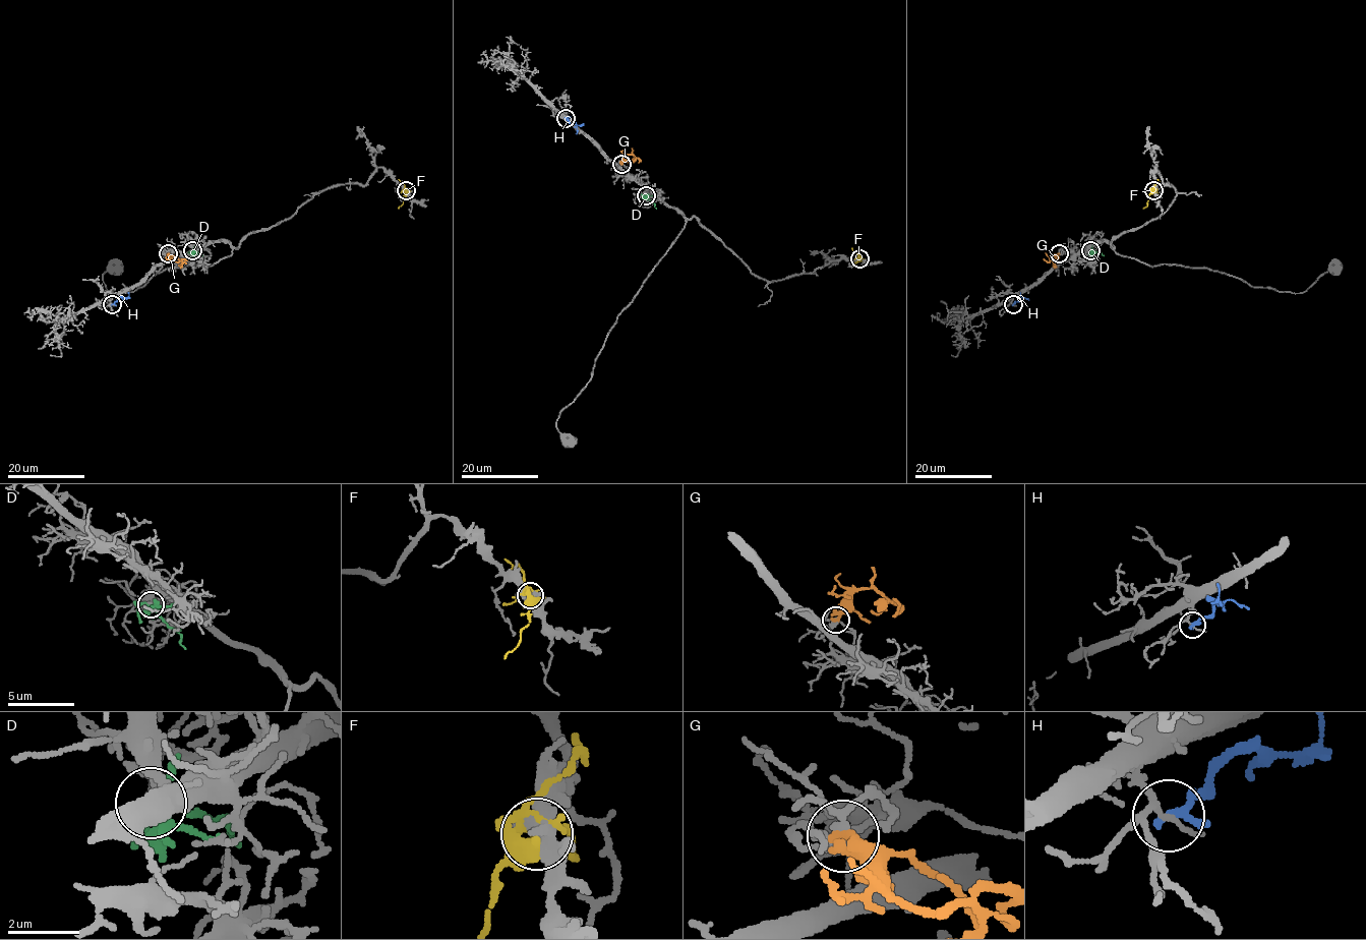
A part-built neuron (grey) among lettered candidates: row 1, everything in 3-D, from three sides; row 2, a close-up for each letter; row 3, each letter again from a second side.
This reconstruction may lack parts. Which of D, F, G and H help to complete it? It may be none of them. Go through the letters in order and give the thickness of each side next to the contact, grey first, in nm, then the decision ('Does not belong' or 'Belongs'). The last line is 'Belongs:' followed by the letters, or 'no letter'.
D: Thickness 170 nm (grey) against 280 nm. Does not belong
F: Thickness 360 nm (grey) against 460 nm. Does not belong
G: Thickness 220 nm (grey) against 240 nm. Belongs
H: Thickness 120 nm (grey) against 320 nm. Does not belong
Belongs: G

